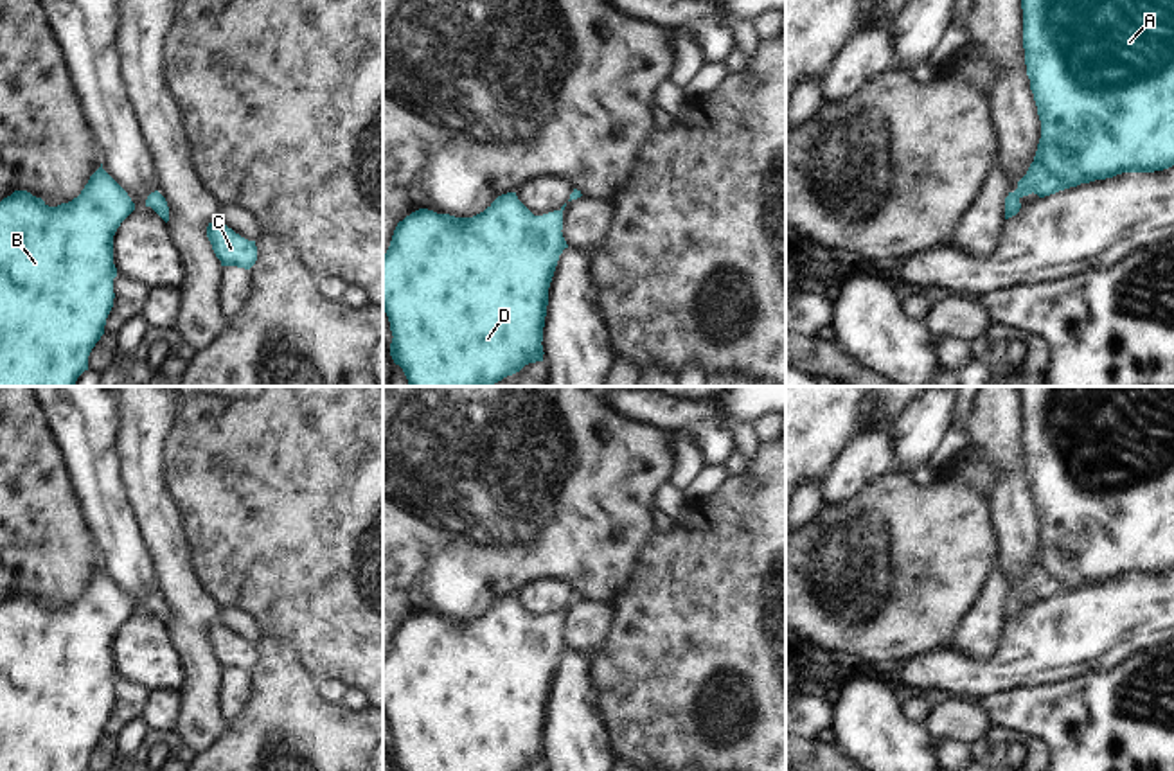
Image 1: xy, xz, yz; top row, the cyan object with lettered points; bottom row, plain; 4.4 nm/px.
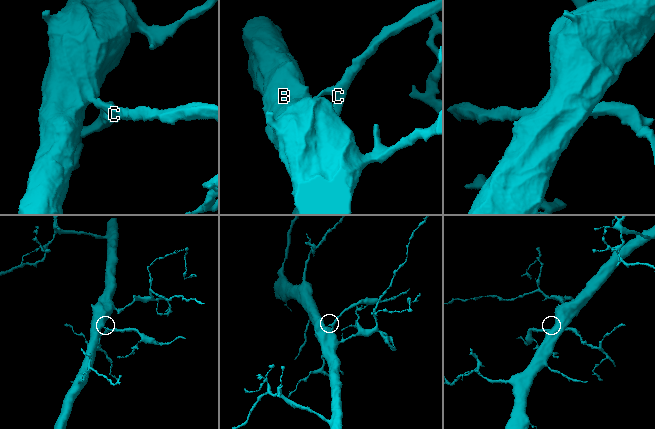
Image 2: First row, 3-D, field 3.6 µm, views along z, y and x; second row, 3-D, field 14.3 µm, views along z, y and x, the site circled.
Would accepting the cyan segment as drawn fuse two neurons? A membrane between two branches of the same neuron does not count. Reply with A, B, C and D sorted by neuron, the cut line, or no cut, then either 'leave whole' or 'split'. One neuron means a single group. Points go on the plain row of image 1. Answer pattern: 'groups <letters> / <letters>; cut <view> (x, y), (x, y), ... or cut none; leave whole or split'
groups A B C D; cut none; leave whole

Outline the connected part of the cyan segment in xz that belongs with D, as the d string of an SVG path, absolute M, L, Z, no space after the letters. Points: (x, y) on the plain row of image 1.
M507 595L473 620L419 611L399 624L383 658L383 713L394 739L394 766L401 771L523 771L543 764L548 690L559 658L568 651L561 634L565 609L534 618L516 595Z

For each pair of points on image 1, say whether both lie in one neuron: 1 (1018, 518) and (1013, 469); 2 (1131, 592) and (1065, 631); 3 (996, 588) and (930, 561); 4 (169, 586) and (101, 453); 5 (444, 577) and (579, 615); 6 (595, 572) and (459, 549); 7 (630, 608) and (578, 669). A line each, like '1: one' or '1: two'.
1: one
2: one
3: two
4: two
5: two
6: one
7: two

